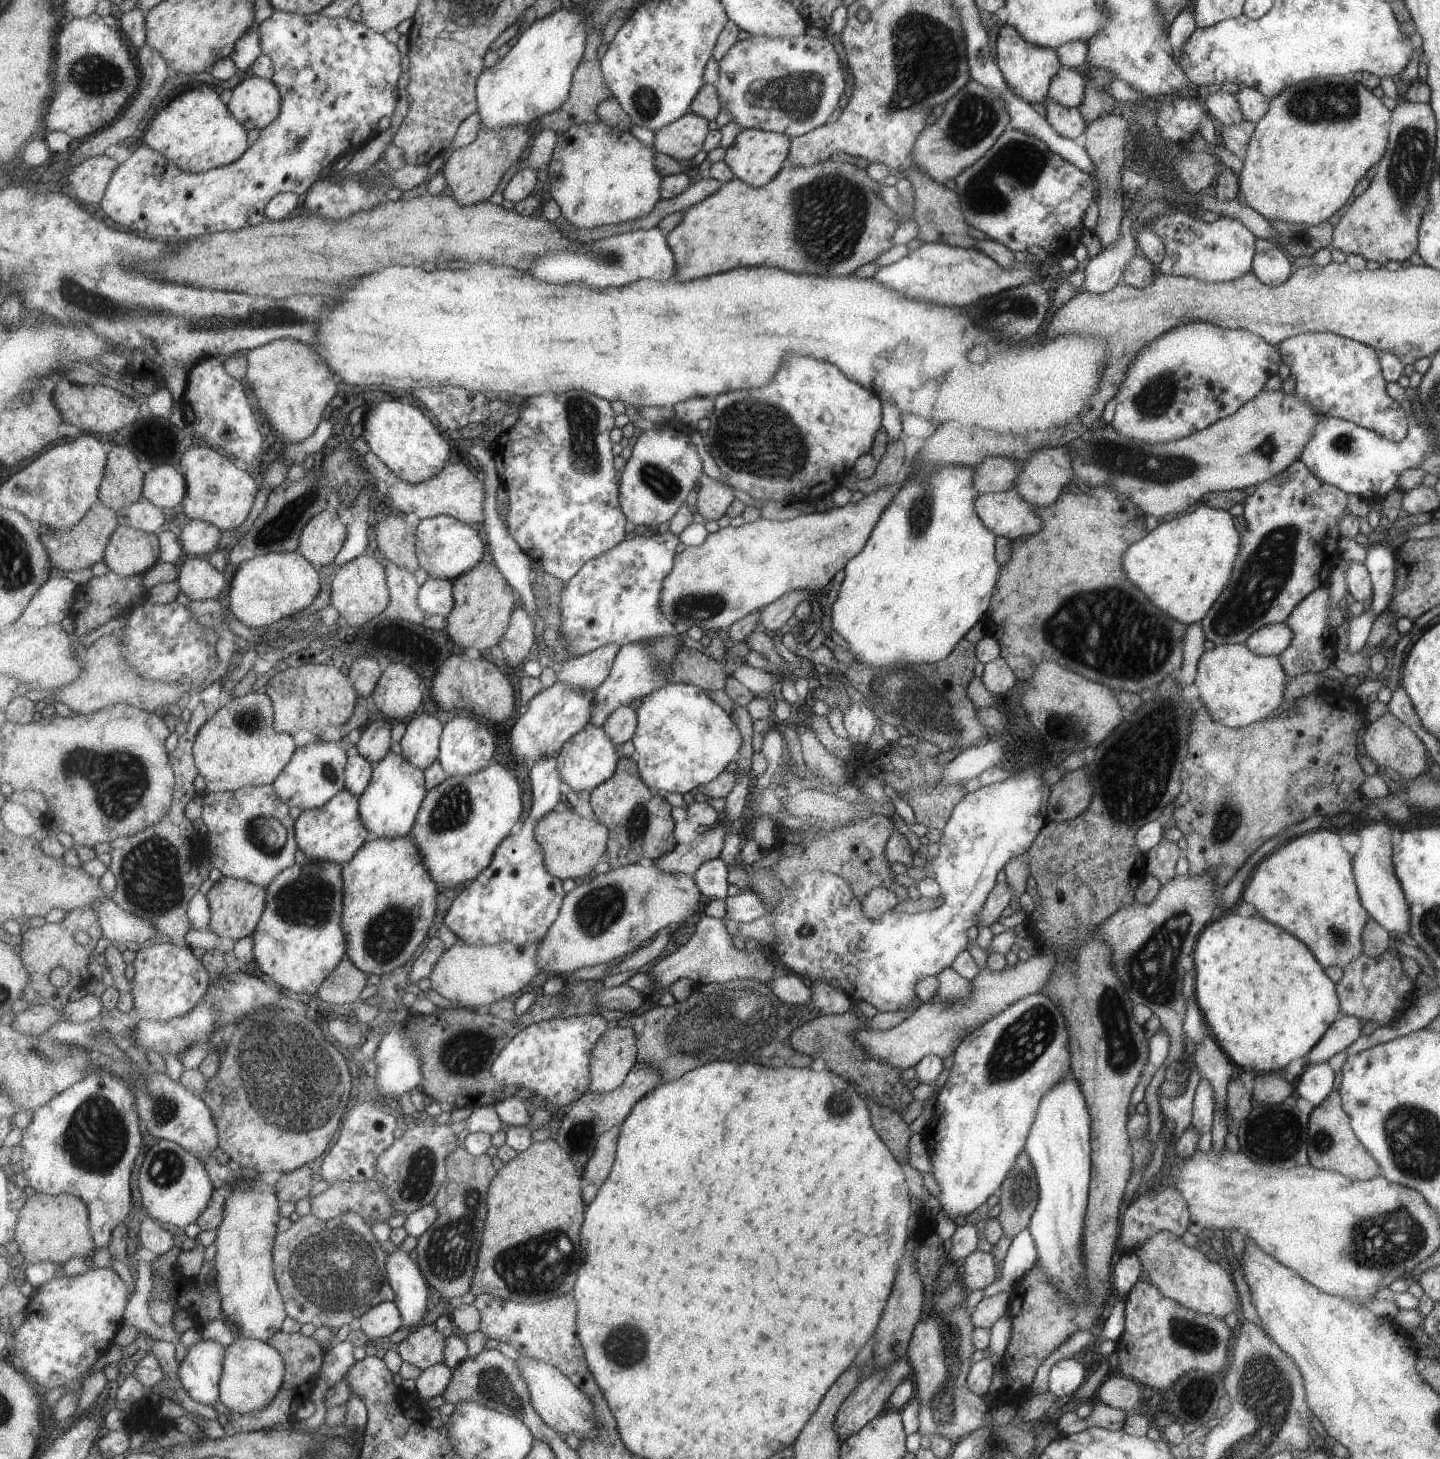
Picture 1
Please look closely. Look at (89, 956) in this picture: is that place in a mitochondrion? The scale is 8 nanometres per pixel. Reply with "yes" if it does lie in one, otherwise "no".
no

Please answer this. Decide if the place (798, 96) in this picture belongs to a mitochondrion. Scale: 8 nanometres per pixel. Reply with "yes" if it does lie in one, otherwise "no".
yes

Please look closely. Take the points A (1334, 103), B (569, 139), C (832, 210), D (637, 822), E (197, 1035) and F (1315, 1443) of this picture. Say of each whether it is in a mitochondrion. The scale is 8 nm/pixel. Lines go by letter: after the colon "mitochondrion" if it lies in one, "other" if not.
A: mitochondrion
B: other
C: mitochondrion
D: mitochondrion
E: mitochondrion
F: other

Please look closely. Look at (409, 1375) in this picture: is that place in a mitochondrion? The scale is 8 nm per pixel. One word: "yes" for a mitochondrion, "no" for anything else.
no

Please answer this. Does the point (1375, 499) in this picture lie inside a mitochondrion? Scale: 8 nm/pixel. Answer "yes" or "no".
no

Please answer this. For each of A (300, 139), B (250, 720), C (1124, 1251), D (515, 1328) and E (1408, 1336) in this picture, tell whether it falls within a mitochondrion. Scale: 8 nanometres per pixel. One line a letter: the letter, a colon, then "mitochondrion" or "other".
A: mitochondrion
B: mitochondrion
C: other
D: other
E: other

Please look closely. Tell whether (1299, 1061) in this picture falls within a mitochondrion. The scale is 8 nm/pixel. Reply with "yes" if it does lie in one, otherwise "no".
no

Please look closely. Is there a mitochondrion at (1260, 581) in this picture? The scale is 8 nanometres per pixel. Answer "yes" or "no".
yes

